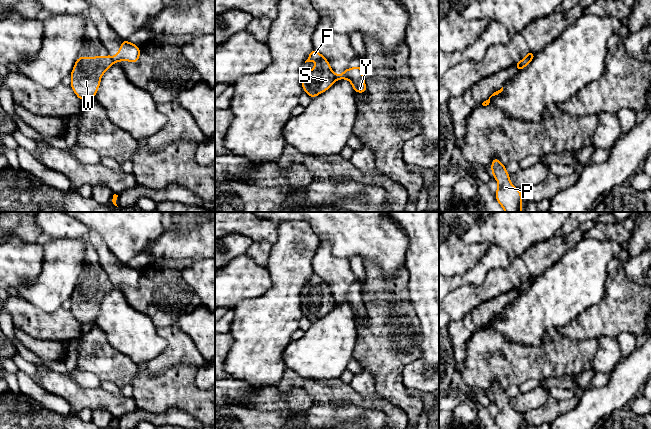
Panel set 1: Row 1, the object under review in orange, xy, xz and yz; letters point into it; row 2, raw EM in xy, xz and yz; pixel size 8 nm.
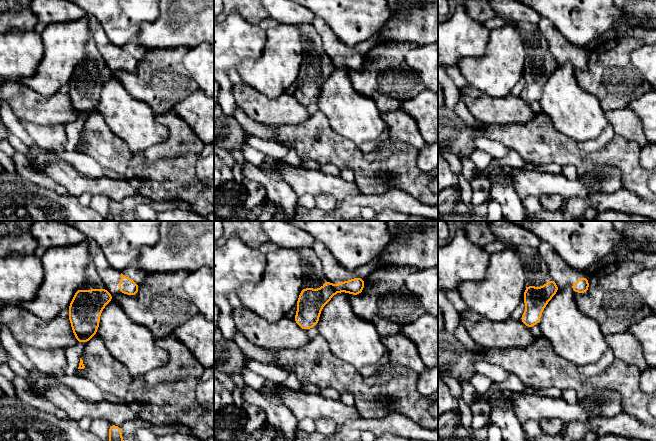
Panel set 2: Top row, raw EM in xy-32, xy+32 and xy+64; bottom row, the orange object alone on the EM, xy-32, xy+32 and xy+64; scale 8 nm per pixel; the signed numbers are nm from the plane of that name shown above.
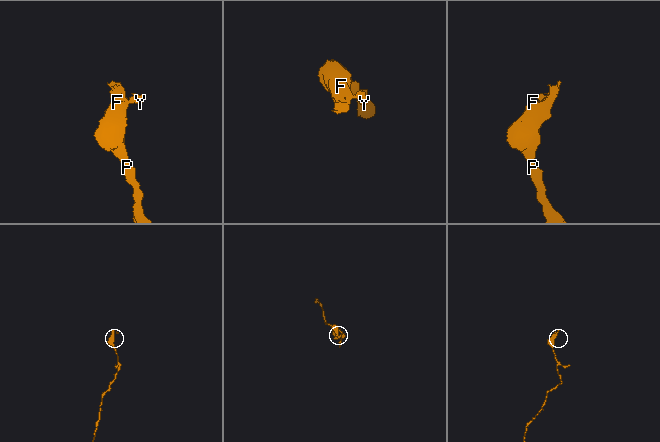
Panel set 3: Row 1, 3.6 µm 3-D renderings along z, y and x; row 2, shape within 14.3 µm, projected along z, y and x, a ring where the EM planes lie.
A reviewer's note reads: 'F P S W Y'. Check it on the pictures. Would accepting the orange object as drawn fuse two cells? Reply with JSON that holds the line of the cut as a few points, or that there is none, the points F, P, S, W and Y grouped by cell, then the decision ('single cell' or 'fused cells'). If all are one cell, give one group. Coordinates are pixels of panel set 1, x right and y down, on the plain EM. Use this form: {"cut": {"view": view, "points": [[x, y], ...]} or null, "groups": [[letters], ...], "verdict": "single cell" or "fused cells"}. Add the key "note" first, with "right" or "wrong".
{"note": "wrong", "cut": {"view": "xy", "points": [[108, 279], [114, 285]]}, "groups": [["F", "P", "S", "W"], ["Y"]], "verdict": "fused cells"}

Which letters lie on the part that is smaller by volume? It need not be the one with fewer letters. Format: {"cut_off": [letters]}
{"cut_off": ["Y"]}

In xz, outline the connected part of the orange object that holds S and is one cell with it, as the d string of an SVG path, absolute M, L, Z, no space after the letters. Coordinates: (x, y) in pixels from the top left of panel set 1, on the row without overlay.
M313 273L309 277L305 287L315 286L317 284L321 286L315 288L312 293L302 292L301 294L303 315L311 323L327 315L337 305L329 285L317 274Z

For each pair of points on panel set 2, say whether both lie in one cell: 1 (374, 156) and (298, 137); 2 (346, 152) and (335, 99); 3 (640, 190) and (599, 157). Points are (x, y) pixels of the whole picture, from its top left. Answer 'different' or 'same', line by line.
1: same
2: different
3: same

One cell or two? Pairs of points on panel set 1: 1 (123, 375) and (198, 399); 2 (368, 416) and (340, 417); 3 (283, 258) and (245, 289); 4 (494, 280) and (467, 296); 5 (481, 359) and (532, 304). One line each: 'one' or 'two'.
1: one
2: one
3: two
4: one
5: two

